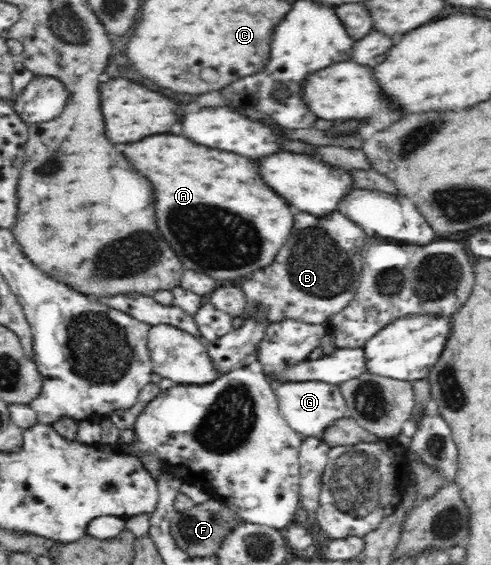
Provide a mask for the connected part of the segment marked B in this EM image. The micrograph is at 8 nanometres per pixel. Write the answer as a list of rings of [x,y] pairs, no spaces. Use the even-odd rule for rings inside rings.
[[[292,210],[290,236],[280,247],[272,262],[248,274],[248,279],[240,284],[243,298],[240,316],[248,323],[276,324],[286,319],[308,324],[321,324],[334,314],[339,313],[355,297],[363,267],[363,248],[367,243],[366,231],[339,211],[326,215],[312,215]]]

